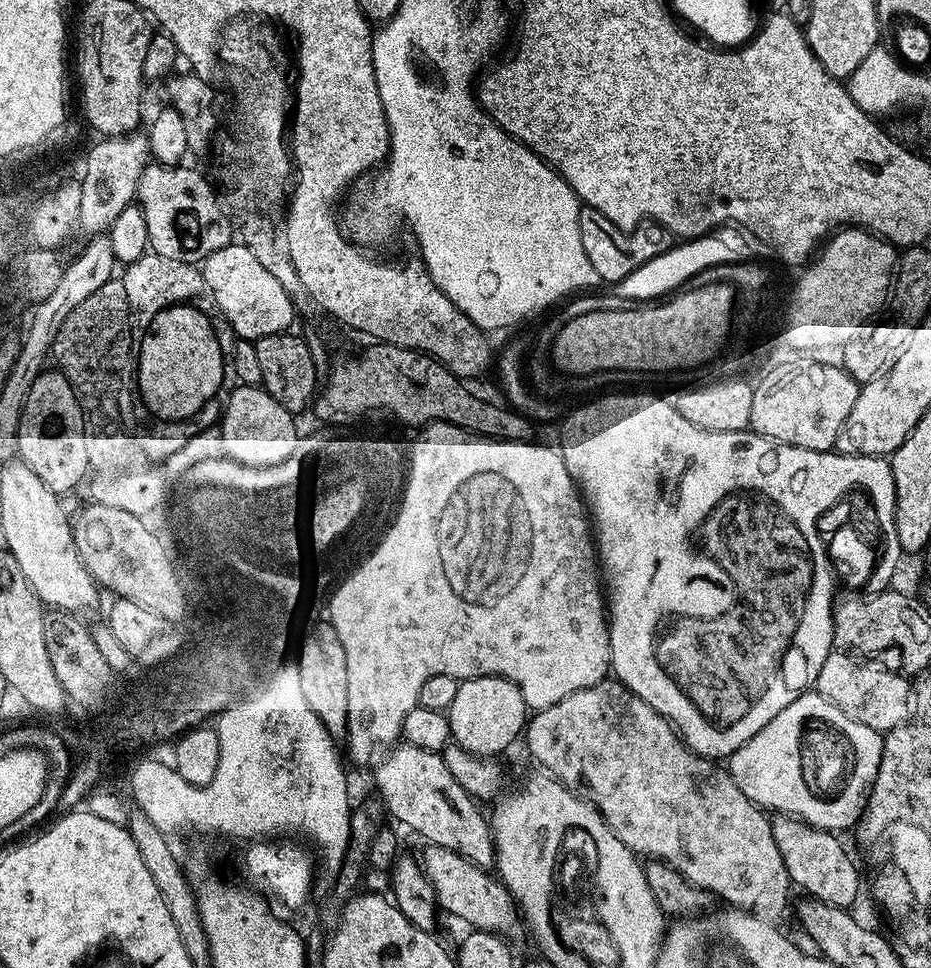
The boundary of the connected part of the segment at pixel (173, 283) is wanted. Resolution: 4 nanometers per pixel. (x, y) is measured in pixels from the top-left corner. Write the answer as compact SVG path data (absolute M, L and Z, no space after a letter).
M149 251L142 258L123 269L122 279L126 286L126 302L132 312L132 326L136 330L147 329L152 319L162 310L176 304L190 304L206 317L211 324L221 315L214 302L214 294L206 286L206 278L198 274L197 265L190 262L178 262L178 258L162 258Z

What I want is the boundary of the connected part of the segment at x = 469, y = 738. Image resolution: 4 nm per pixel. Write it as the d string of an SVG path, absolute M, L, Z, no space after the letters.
M479 676L473 680L461 680L458 686L458 694L454 702L448 707L446 713L455 743L460 744L470 754L485 758L499 757L499 752L504 752L516 739L521 739L526 725L530 719L530 709L522 698L522 690L514 682L510 682L501 676Z

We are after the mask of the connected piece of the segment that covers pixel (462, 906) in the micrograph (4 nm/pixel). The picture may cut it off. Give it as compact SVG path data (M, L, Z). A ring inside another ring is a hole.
M428 844L425 849L422 867L436 891L437 905L443 911L445 908L450 915L472 924L468 926L473 929L499 932L505 938L511 937L511 932L516 928L516 920L518 924L518 909L503 883L491 871L479 868L454 850L446 850L437 844Z

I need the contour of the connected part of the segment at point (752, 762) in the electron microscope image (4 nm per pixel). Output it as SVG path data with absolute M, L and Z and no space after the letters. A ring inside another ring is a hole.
M815 690L803 692L798 699L790 702L778 718L770 718L750 742L727 757L726 771L734 778L738 790L750 798L750 802L761 810L769 810L776 814L794 816L798 820L805 820L810 826L820 828L824 832L836 833L836 826L848 827L852 818L830 818L832 814L826 812L826 806L812 798L812 794L806 790L806 780L800 776L800 758L798 758L798 744L812 744L812 732L822 734L820 742L824 742L824 734L830 734L830 730L842 730L854 746L858 746L858 752L872 752L872 748L878 750L878 746L884 745L884 737L881 733L870 730L870 726L862 726L862 722L854 722L854 718L846 718L838 706L826 702Z

